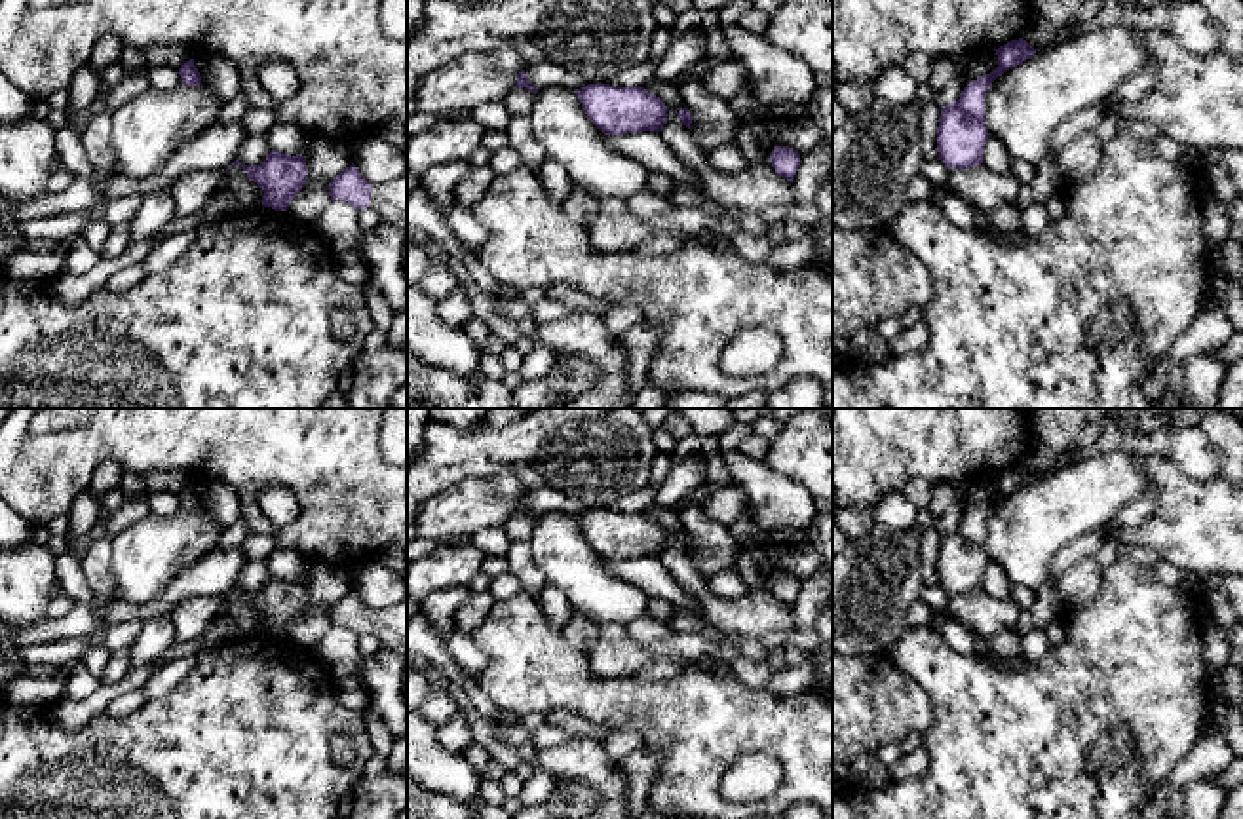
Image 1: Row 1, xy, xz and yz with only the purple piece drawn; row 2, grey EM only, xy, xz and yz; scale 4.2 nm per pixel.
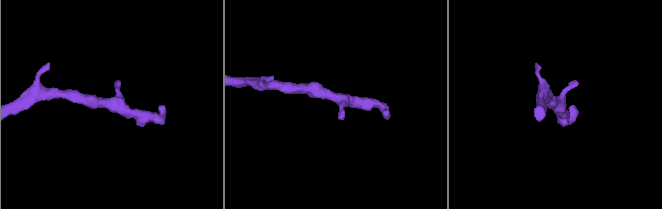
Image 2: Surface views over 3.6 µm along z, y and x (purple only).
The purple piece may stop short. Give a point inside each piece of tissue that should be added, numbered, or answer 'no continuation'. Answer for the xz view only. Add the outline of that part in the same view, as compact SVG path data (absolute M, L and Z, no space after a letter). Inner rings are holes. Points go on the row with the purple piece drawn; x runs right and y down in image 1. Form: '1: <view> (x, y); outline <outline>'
no continuation

